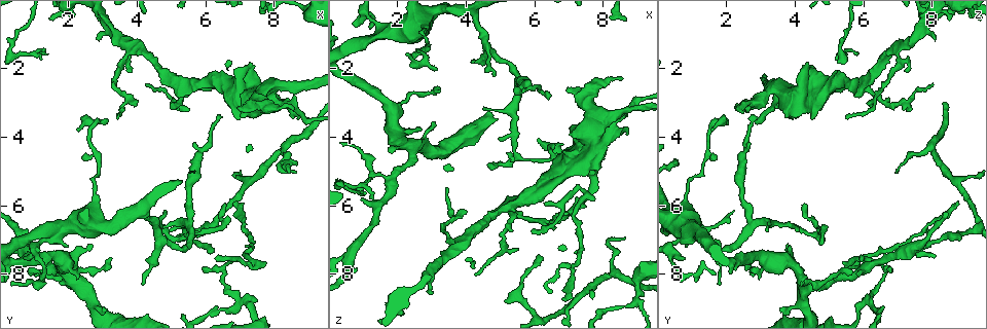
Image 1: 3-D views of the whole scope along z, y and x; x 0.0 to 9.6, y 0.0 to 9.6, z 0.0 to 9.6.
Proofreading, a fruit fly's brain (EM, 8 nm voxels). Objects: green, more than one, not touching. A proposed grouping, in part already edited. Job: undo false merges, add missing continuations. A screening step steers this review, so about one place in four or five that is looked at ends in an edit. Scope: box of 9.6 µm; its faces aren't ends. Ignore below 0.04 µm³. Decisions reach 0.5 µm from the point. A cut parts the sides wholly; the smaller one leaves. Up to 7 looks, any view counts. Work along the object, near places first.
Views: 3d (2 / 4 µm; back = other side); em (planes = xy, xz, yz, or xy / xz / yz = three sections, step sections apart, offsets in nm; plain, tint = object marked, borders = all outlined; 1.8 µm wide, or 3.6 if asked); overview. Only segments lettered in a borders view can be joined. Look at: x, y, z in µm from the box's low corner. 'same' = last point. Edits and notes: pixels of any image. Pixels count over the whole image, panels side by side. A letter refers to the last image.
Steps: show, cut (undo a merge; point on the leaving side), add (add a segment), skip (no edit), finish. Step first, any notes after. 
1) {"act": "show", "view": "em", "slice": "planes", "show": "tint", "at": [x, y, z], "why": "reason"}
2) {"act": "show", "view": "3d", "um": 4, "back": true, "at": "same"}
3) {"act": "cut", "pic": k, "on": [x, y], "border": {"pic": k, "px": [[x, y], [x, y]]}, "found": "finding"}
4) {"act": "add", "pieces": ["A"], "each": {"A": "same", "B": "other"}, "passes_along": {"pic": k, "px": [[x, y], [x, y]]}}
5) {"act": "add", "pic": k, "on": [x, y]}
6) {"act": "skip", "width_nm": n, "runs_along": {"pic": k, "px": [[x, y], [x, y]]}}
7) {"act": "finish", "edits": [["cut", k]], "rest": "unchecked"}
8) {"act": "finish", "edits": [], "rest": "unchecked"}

{"act": "show", "view": "em", "slice": "xz", "step": 16, "show": "borders", "at": [7.35, 1.85, 4.40], "why": "stops while still wide"}

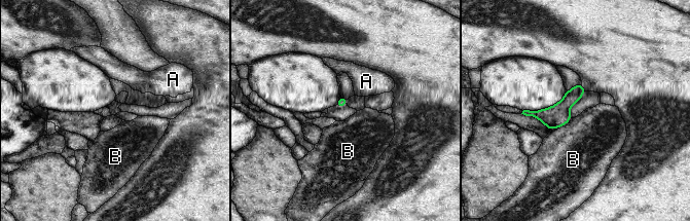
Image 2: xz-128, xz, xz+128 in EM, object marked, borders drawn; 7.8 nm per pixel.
{"act": "show", "view": "em", "slice": "xy", "step": 16, "show": "borders", "at": "same", "why": "another direction"}

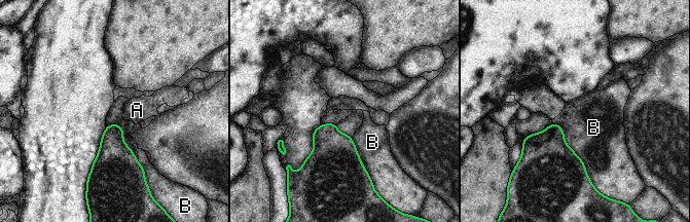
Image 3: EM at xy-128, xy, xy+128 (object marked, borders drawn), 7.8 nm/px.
{"act": "skip", "longest_contact_nm": ["B", 550], "each": {"A": "other", "B": "other"}, "border": {"pic": 3, "px": [[552, 121], [591, 181]]}, "found": "none of them fits"}

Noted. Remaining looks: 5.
{"act": "show", "view": "em", "slice": "yz", "step": 4, "show": "tint", "at": [5.55, 5.75, 2.45], "why": "narrows sharply"}

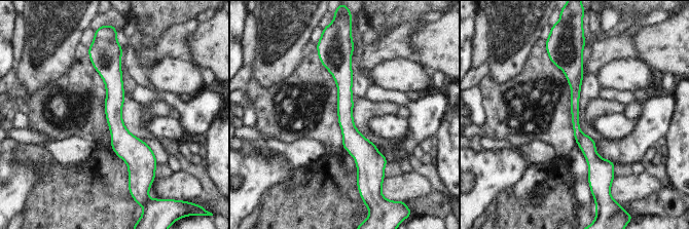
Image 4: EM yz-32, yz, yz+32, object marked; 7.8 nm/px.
{"act": "show", "view": "em", "slice": "planes", "show": "borders", "at": "same"}

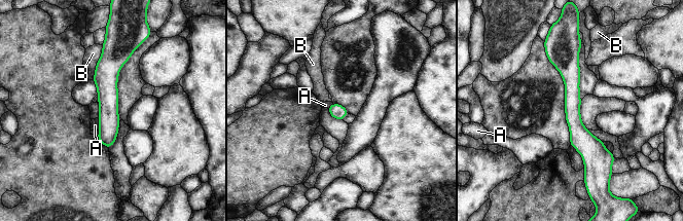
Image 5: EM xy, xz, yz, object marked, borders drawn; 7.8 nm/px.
{"act": "skip", "each": {"A": "other", "B": "other"}, "border": {"pic": 5, "px": [[98, 118], [99, 134], [96, 137]]}, "found": "all the same cell"}

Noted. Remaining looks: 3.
{"act": "show", "view": "3d", "um": 4, "at": [2.45, 4.65, 1.65], "why": "free end"}

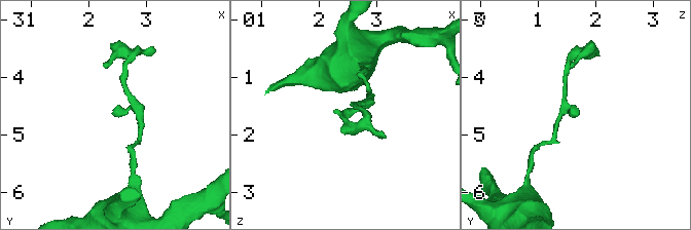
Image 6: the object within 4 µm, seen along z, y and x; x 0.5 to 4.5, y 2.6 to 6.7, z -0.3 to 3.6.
{"act": "show", "view": "em", "slice": "xy", "step": 8, "show": "borders", "at": [2.40, 4.60, 1.70], "why": "need the tissue"}

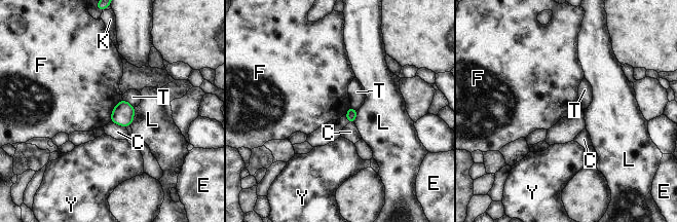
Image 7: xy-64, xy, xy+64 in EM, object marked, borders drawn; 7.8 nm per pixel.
{"act": "skip", "each": {"C": "other", "E": "other", "F": "other", "K": "other", "L": "other", "T": "other", "Y": "other"}, "found": "no lettered segment goes on from it"}

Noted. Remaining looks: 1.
{"act": "finish", "edits": [], "rest": "unchecked"}

